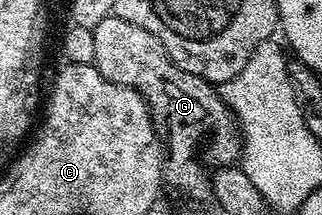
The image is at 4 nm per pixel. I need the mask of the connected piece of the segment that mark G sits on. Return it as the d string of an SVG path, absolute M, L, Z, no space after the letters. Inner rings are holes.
M110 16L94 28L93 35L93 65L97 71L115 84L137 90L149 105L154 127L167 143L167 157L163 162L164 181L193 198L208 199L211 171L234 165L243 154L243 139L237 119L221 99L218 87L199 76L183 72L183 68L173 63L159 39L151 36L147 28L139 28L139 24Z

